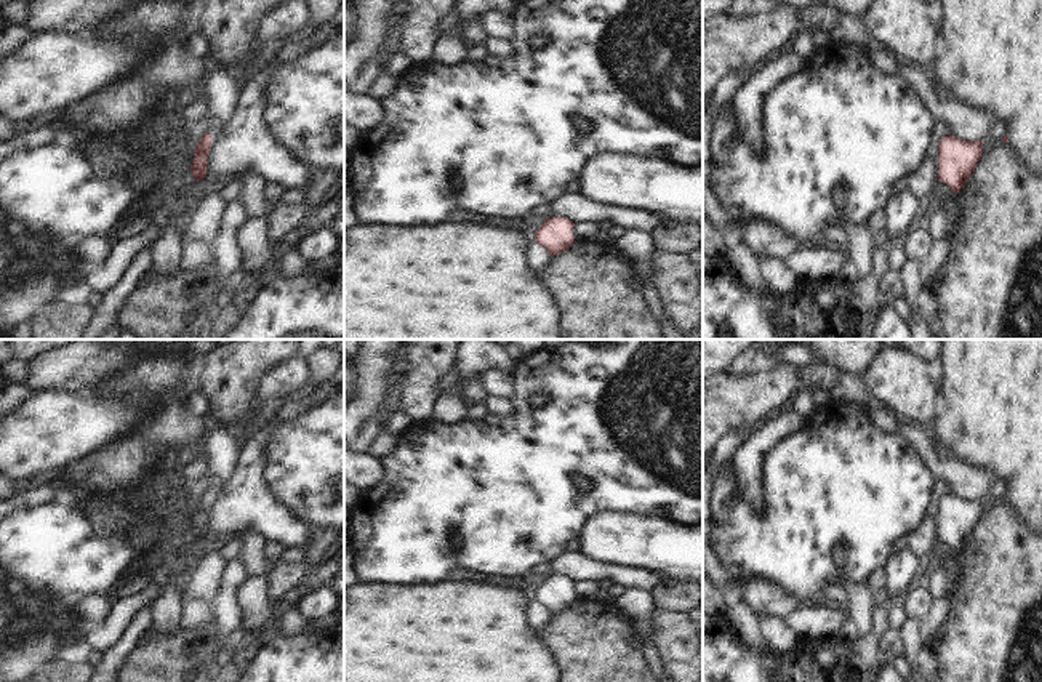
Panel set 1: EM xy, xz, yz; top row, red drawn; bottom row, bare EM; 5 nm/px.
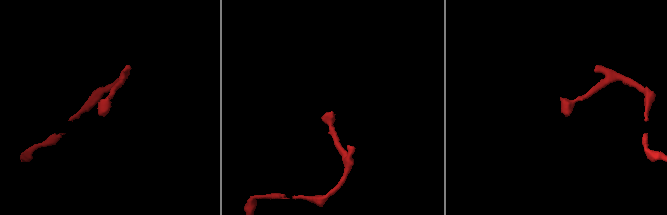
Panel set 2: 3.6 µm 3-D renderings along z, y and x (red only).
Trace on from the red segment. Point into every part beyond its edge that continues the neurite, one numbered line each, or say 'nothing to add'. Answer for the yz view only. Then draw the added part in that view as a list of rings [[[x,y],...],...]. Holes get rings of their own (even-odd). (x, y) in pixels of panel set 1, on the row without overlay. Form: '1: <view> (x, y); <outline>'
nothing to add

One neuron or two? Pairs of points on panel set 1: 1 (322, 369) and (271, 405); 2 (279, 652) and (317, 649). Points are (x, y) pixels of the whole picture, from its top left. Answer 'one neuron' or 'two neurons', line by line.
1: one neuron
2: one neuron

